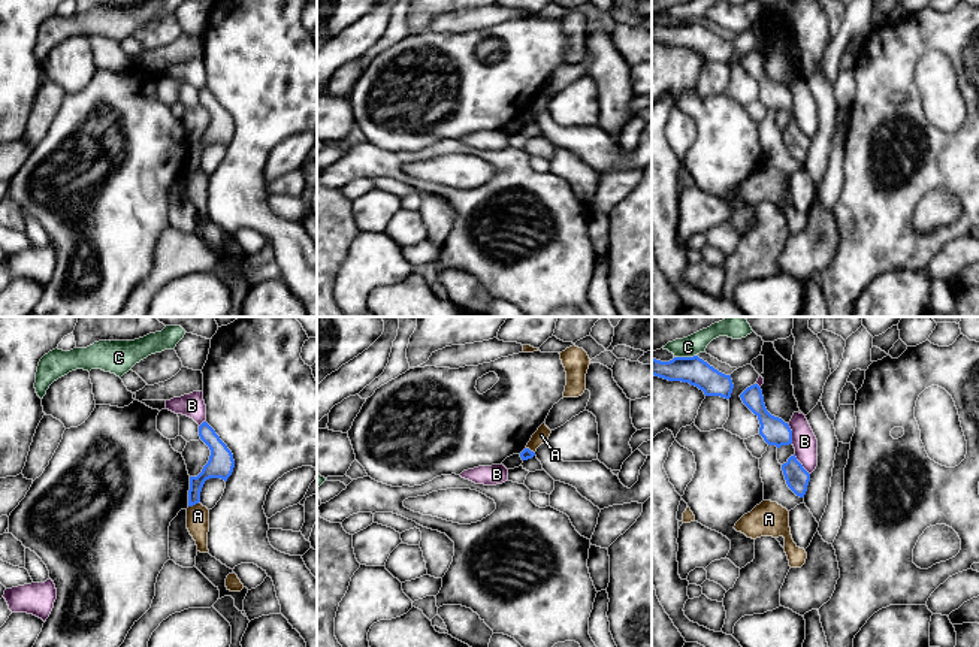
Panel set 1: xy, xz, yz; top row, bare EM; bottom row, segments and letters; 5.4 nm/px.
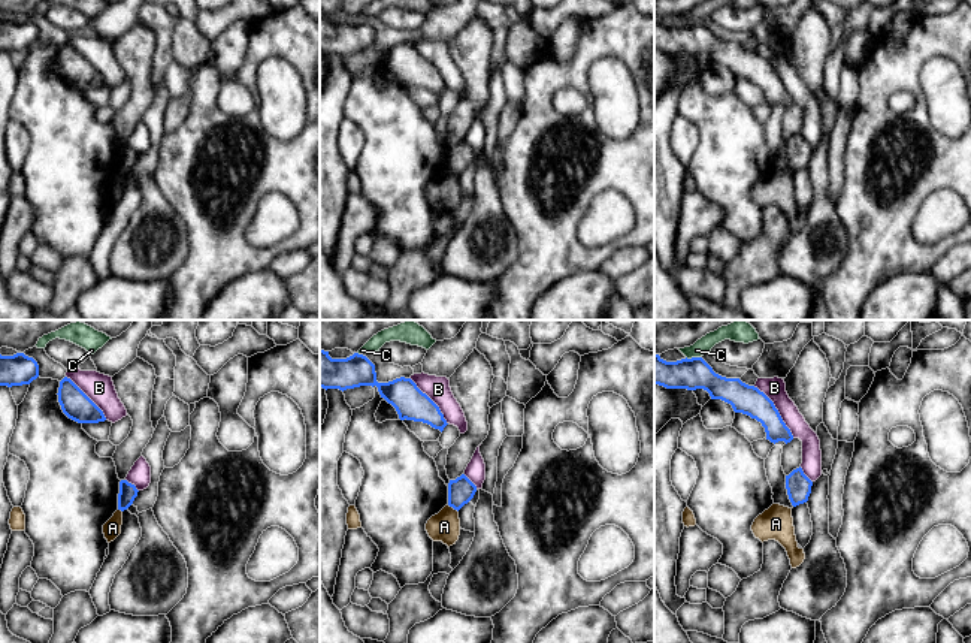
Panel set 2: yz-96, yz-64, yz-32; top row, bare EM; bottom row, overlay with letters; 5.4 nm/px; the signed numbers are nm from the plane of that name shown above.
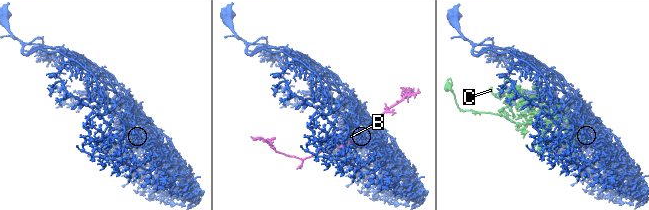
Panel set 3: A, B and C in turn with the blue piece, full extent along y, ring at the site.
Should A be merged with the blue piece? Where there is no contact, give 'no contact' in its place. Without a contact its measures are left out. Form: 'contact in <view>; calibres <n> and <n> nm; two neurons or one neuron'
contact in xy; calibres 130 and 130 nm; two neurons

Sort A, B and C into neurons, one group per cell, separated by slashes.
A / B / C

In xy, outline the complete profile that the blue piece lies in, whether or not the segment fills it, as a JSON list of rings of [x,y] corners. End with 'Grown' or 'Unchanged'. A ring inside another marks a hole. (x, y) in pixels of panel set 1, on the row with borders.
[[[206,421],[199,426],[199,436],[209,447],[211,456],[202,472],[197,477],[190,477],[188,507],[200,502],[200,492],[206,480],[227,481],[235,468],[232,451]]]. Unchanged

